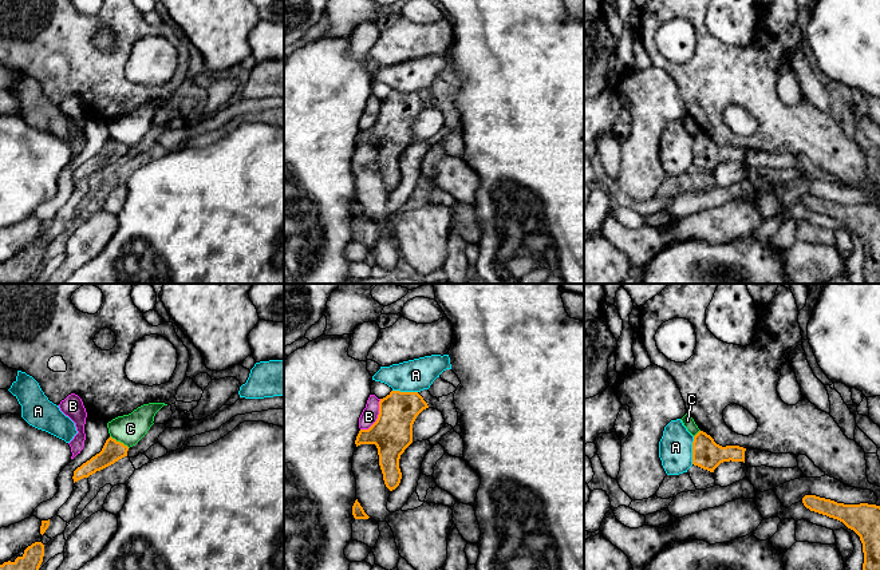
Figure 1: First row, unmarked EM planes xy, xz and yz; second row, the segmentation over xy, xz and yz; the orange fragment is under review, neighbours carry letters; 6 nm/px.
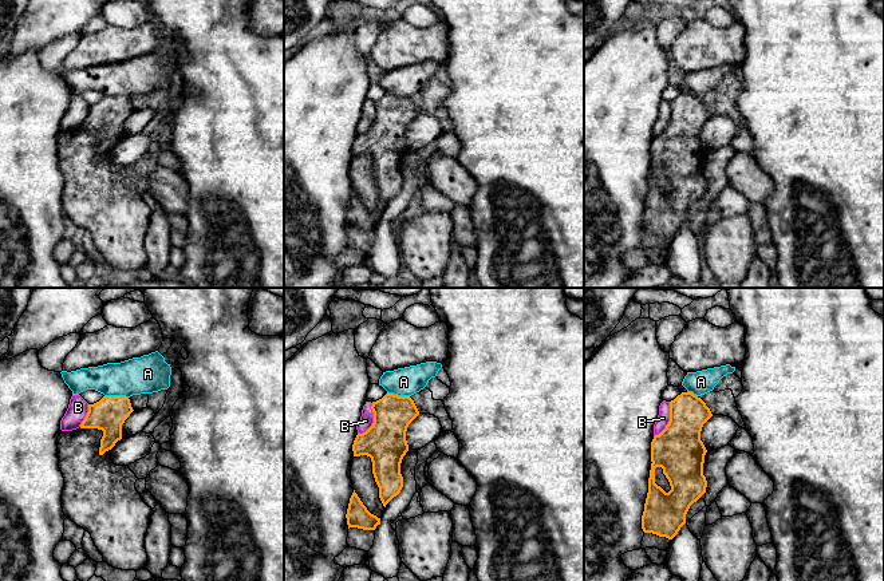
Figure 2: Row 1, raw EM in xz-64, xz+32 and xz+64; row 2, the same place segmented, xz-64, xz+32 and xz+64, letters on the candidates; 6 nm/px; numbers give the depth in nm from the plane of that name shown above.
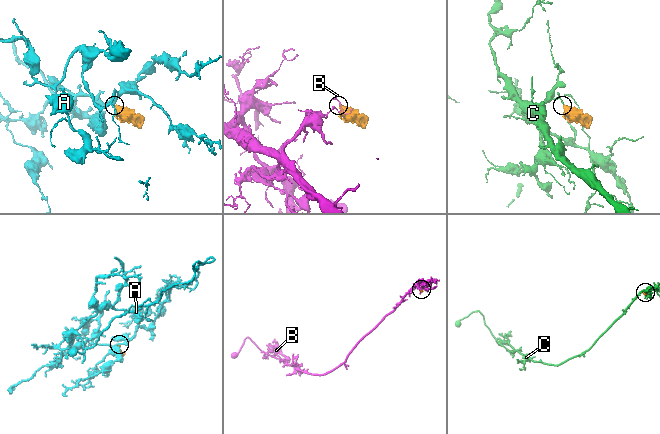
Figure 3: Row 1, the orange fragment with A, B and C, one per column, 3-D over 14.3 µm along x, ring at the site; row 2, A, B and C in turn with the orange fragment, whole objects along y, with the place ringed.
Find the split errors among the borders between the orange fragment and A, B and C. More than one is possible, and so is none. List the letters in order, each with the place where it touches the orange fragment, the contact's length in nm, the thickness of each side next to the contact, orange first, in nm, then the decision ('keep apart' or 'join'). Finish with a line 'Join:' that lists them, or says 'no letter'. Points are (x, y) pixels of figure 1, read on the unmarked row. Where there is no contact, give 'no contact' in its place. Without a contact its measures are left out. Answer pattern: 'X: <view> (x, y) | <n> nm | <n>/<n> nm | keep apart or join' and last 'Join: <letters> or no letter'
A: yz (693, 150) | 170 nm | 180/200 nm | keep apart
B: xz (378, 118) | 220 nm | 240/100 nm | keep apart
C: xy (119, 142) | 140 nm | 120/180 nm | keep apart
Join: no letter

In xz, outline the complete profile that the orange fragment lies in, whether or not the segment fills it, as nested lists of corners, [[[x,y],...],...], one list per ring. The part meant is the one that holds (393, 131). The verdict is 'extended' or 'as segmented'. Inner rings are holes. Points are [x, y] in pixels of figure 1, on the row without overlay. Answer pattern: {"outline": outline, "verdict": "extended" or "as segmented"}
{"outline": [[[391,91],[379,102],[379,115],[368,130],[360,130],[355,145],[375,145],[386,187],[395,190],[402,179],[399,159],[413,143],[413,124],[429,108],[418,92]]], "verdict": "as segmented"}

